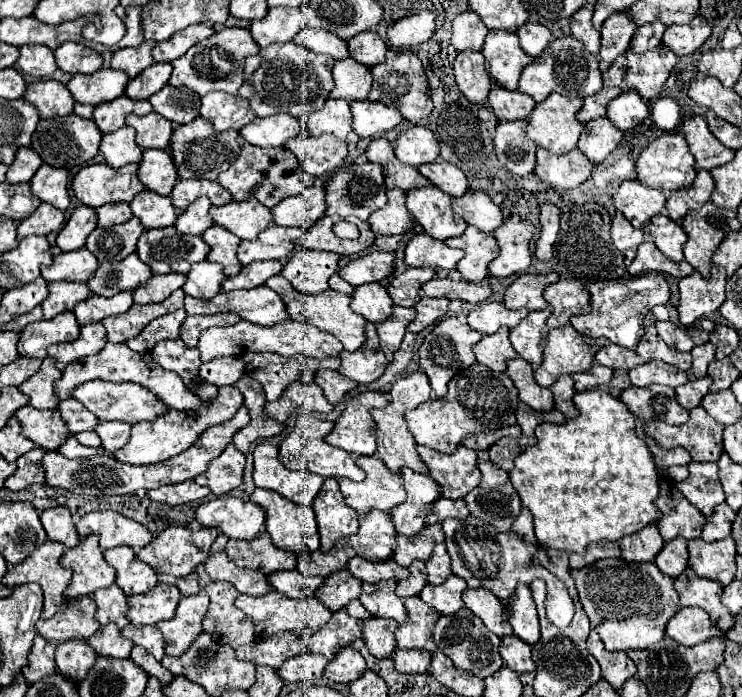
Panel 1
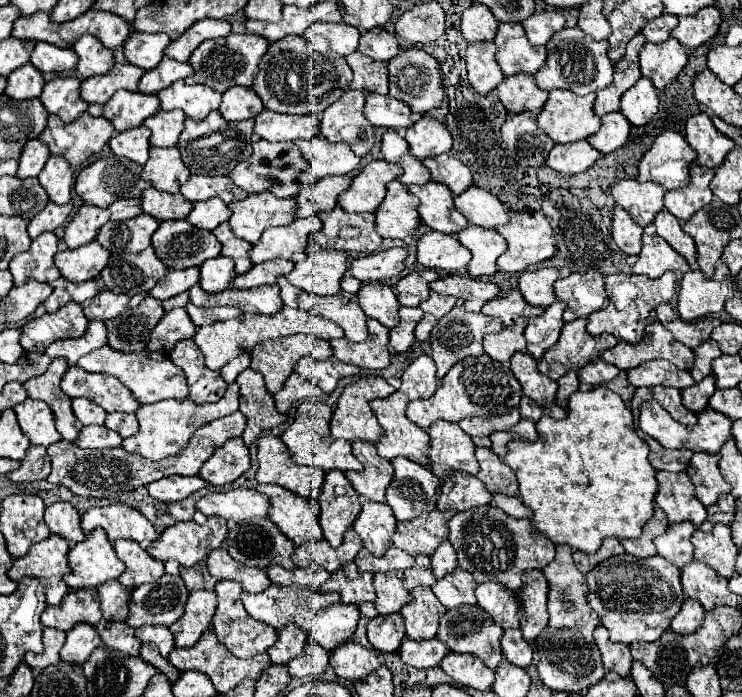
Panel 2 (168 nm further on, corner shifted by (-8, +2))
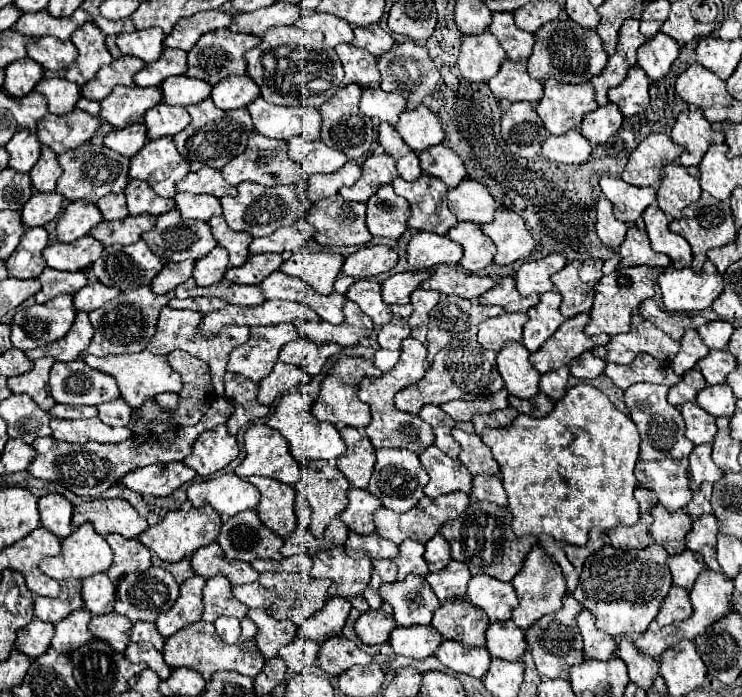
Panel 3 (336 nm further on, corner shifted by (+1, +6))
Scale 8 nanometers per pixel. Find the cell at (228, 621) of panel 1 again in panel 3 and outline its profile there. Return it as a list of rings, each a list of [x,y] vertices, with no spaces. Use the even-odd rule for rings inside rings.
[[[218,574],[210,578],[204,586],[204,622],[214,622],[218,616],[234,616],[242,620],[248,612],[248,606],[238,602],[232,594],[232,584],[226,576]]]

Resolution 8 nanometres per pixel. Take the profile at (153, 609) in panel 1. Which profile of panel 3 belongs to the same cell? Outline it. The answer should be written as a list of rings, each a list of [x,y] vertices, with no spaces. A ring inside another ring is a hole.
[[[148,568],[144,572],[132,572],[126,574],[120,584],[118,584],[118,594],[116,594],[116,604],[114,604],[114,612],[130,618],[132,622],[144,620],[144,622],[154,622],[158,618],[158,614],[168,612],[174,602],[178,600],[178,584],[172,578],[170,572],[162,570],[162,568]]]

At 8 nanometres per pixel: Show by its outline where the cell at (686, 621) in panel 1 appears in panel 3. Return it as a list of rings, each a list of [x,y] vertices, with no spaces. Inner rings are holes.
[[[672,586],[668,596],[662,602],[662,608],[656,616],[658,626],[670,626],[674,622],[684,622],[692,616],[692,602],[690,592],[678,586]]]

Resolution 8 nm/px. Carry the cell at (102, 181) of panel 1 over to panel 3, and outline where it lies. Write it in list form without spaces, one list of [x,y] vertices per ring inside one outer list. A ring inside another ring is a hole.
[[[84,142],[76,150],[68,150],[58,156],[62,176],[58,178],[58,192],[68,198],[70,202],[86,200],[86,202],[98,202],[104,194],[110,192],[124,192],[128,184],[128,162],[130,158],[112,152],[104,144],[92,144]]]

